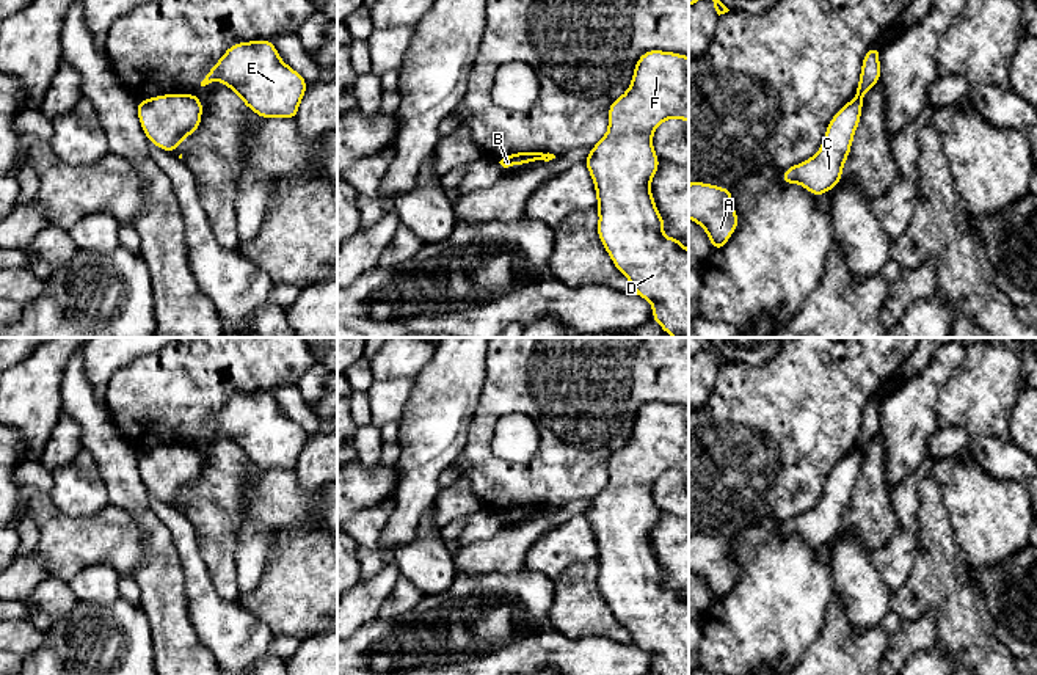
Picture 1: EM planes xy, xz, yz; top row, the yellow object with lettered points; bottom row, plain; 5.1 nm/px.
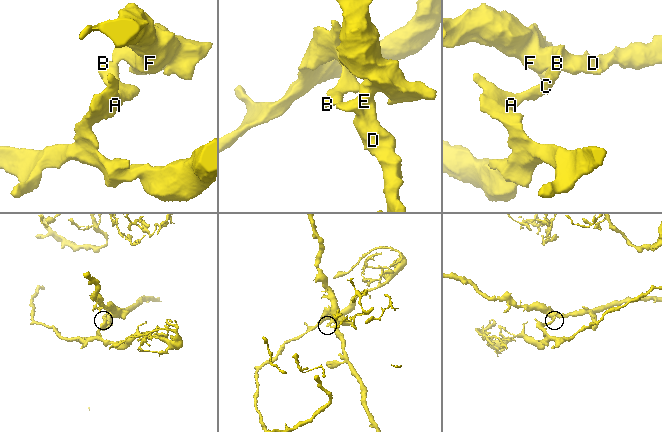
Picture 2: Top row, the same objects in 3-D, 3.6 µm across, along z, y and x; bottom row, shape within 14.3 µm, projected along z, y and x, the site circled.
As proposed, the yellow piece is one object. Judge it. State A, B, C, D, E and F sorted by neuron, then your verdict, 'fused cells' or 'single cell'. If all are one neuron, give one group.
groups A B C / D E F; fused cells

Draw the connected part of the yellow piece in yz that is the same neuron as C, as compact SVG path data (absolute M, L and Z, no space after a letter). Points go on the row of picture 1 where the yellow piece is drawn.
M855 96L830 121L819 152L783 171L783 184L800 184L819 196L836 187L842 165L849 157L852 140L860 122L863 97Z

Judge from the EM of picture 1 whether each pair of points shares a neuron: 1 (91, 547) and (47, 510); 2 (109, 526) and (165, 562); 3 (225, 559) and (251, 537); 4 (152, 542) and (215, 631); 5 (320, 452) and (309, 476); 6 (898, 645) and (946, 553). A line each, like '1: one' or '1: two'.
1: one
2: two
3: two
4: two
5: one
6: two

